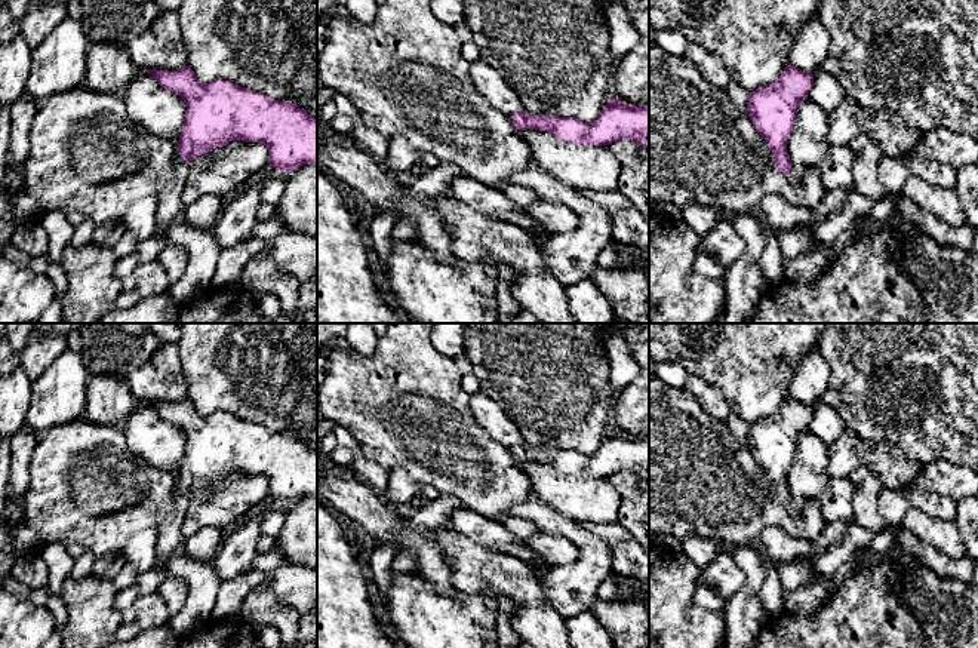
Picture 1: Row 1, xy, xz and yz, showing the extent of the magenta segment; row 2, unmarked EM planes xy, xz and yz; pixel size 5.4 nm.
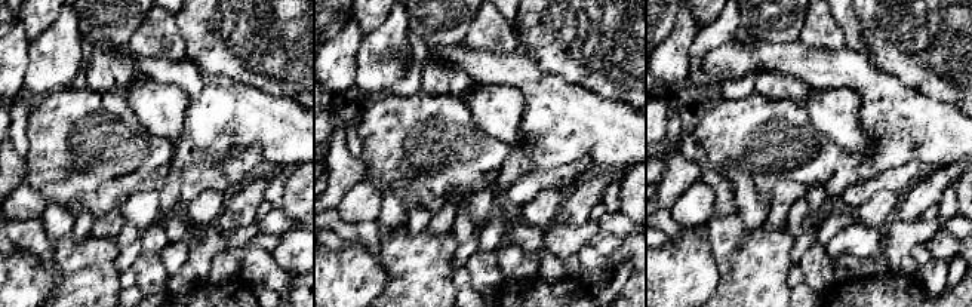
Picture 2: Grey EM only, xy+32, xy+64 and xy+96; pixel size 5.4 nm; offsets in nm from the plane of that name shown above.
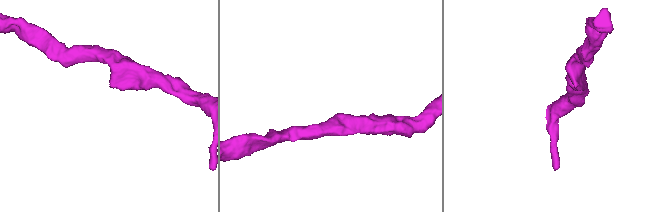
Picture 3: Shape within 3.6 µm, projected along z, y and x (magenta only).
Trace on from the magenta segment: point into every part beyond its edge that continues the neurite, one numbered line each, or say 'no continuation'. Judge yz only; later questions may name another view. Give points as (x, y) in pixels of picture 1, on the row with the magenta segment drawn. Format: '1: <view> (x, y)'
1: yz (797, 172)

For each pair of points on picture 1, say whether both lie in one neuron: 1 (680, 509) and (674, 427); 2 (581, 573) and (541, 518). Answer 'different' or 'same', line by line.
1: same
2: same

